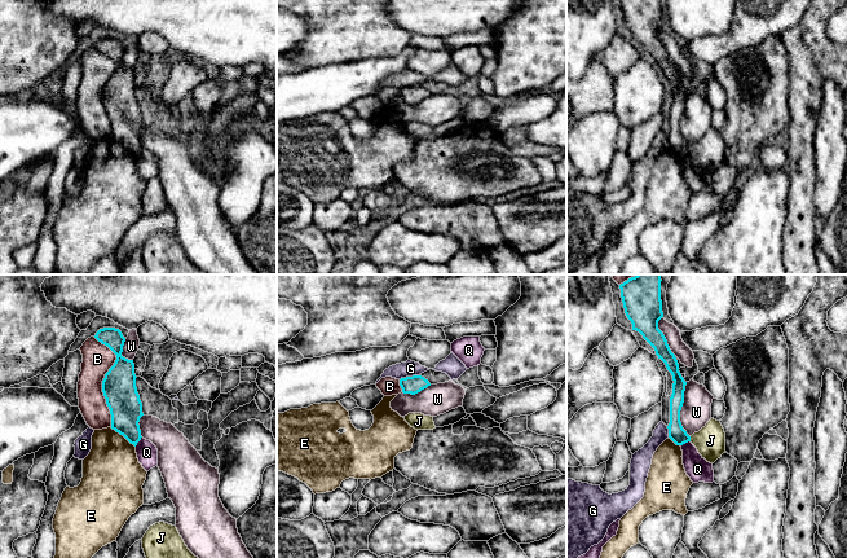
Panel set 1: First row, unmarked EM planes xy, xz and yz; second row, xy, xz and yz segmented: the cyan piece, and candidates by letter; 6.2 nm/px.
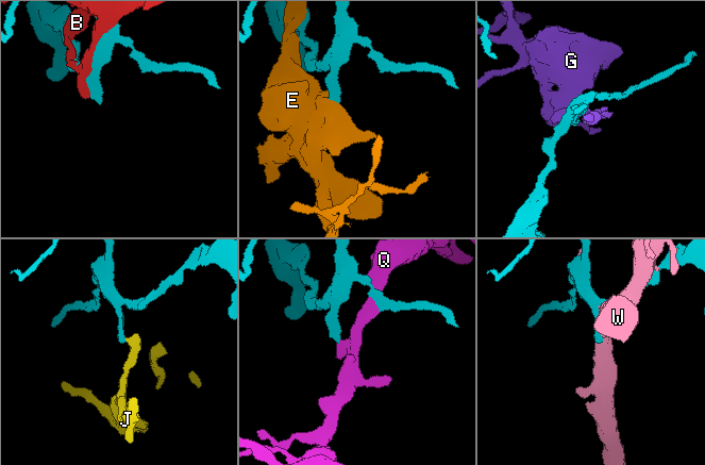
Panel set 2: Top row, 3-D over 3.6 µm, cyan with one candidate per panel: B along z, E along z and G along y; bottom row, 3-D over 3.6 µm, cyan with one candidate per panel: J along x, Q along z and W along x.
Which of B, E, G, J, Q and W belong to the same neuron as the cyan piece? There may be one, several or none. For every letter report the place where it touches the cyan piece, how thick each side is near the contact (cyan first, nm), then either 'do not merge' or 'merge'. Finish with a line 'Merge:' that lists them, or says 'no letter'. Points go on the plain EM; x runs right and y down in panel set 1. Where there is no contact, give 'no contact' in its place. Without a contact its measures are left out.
B: xy (104, 89) | 220/190 nm | do not merge
E: xy (123, 145) | 200/360 nm | do not merge
G: xz (409, 87) | 110/100 nm | do not merge
J: yz (689, 149) | 100/190 nm | do not merge
Q: yz (684, 153) | 100/150 nm | do not merge
W: yz (679, 122) | 100/190 nm | do not merge
Merge: no letter

